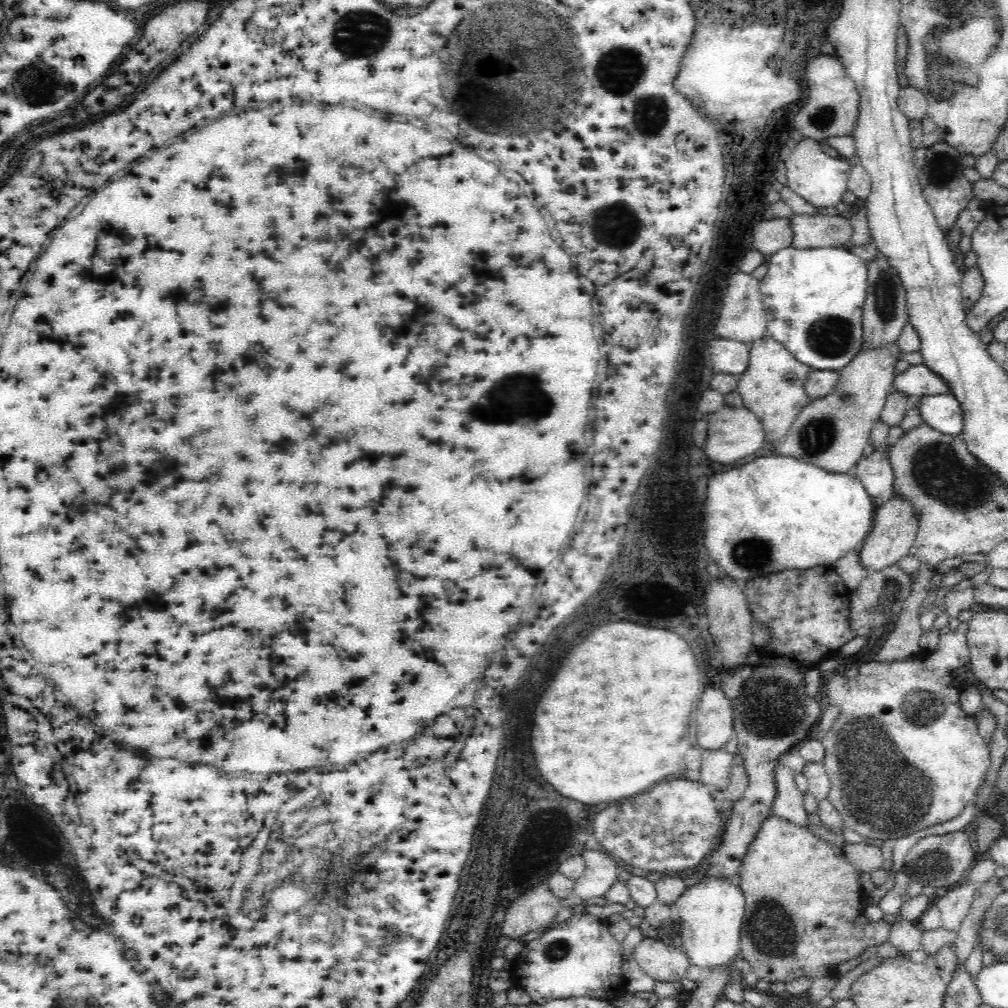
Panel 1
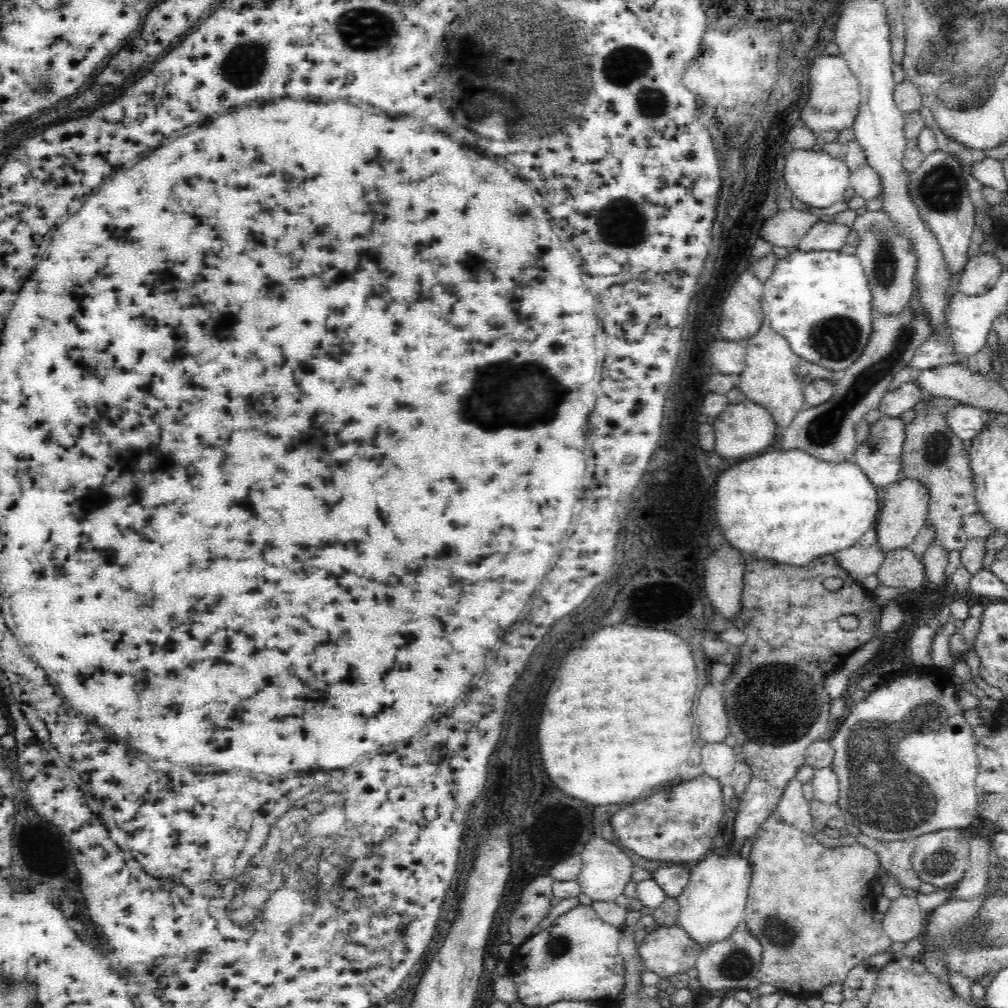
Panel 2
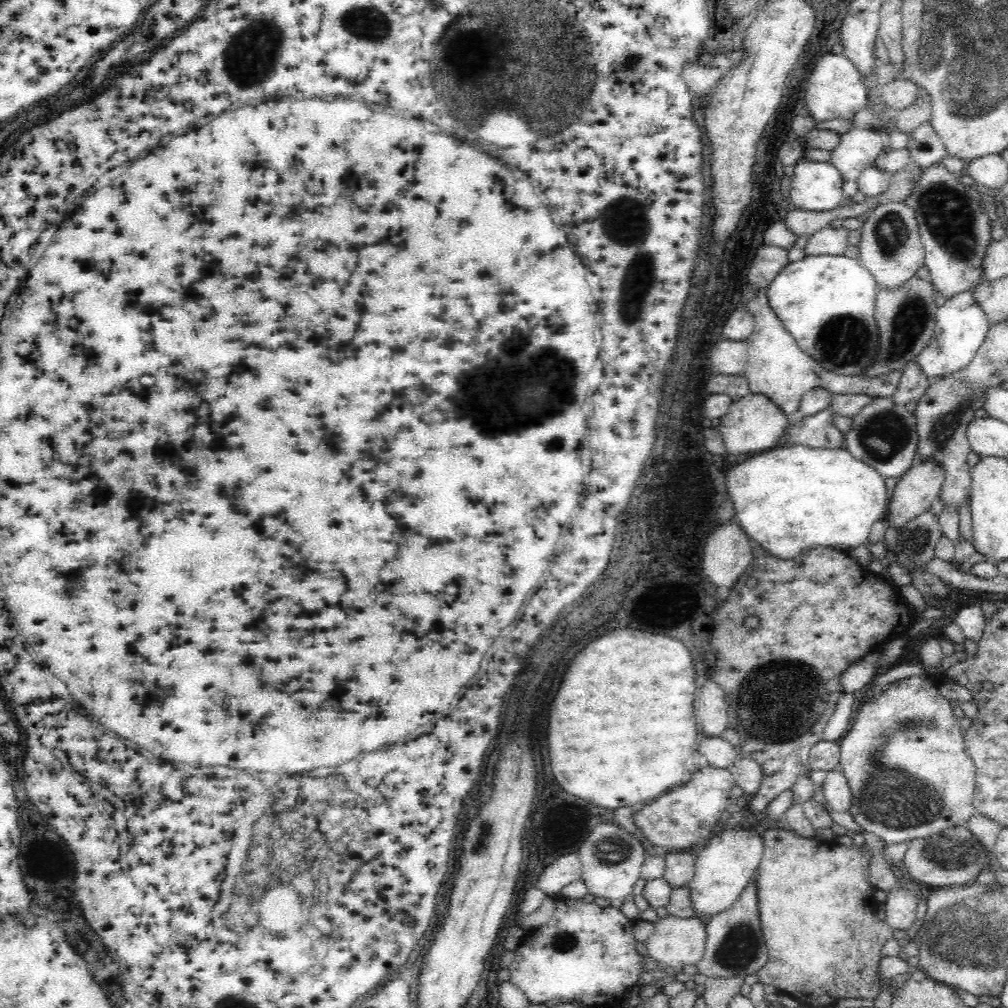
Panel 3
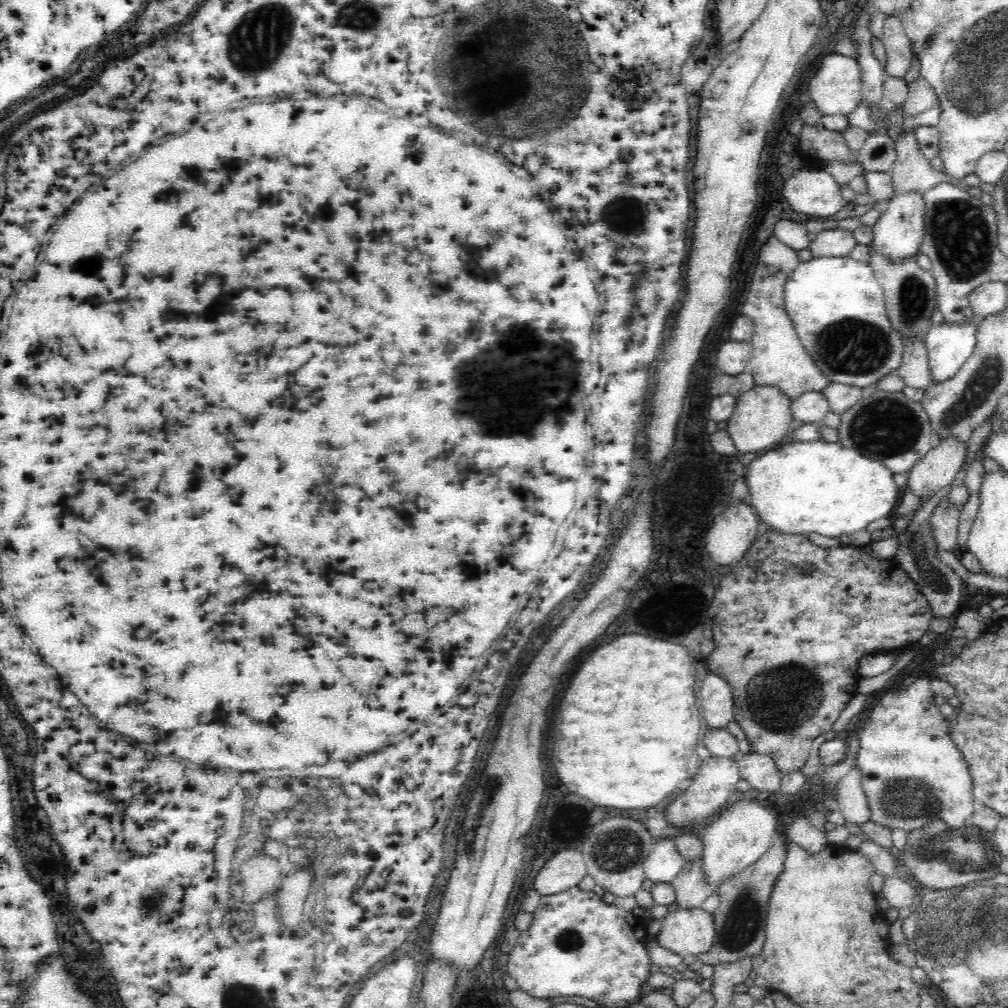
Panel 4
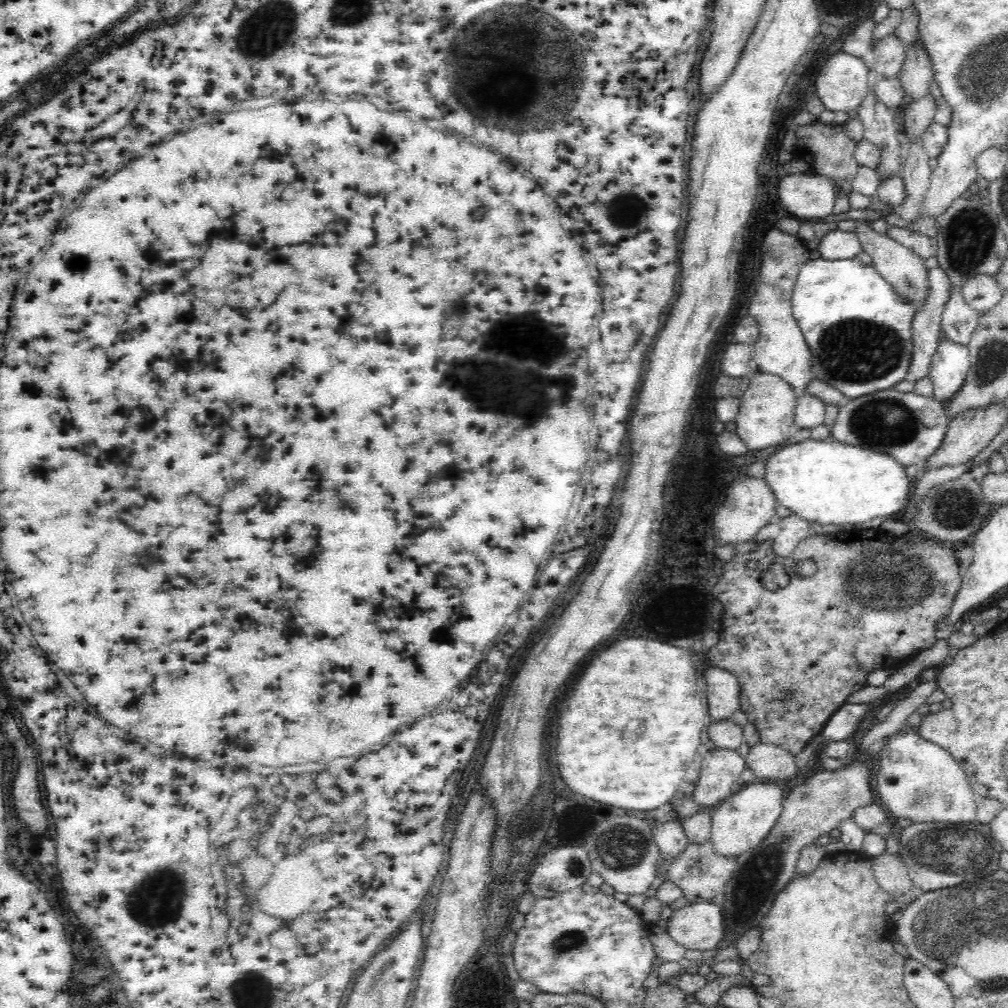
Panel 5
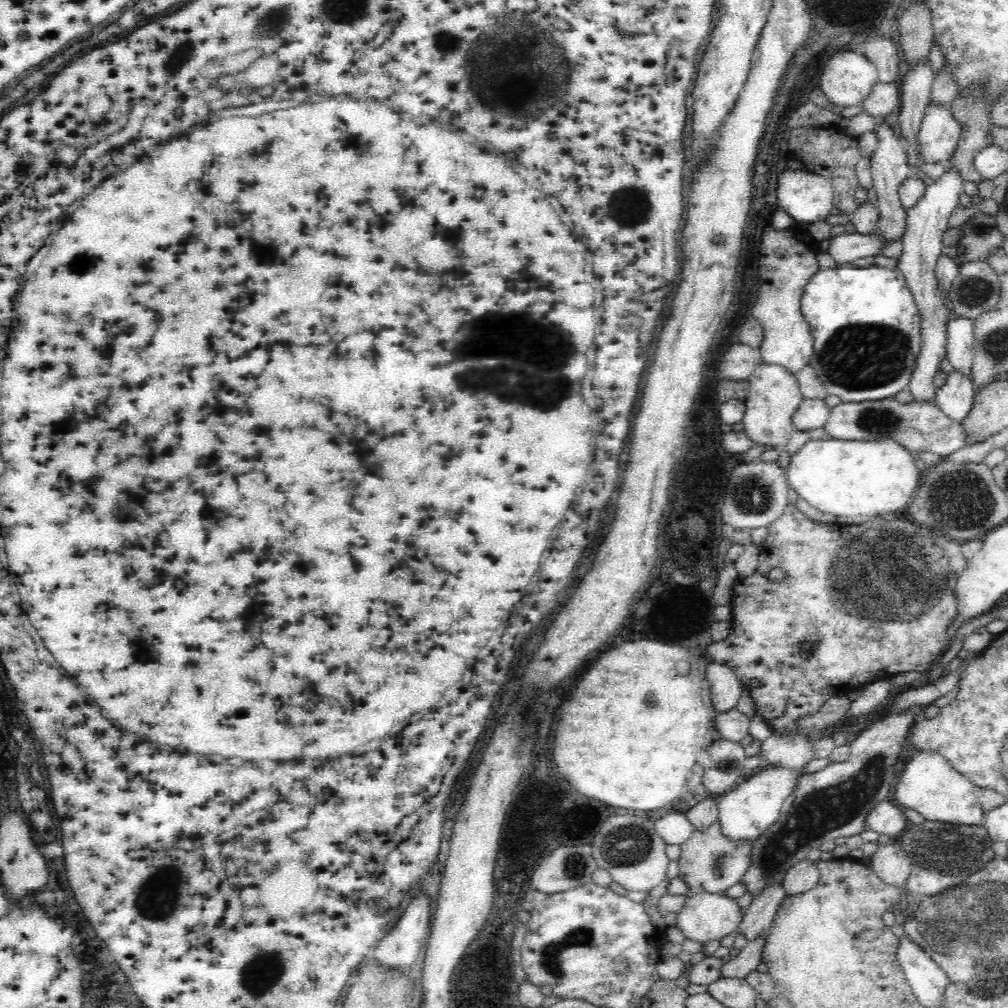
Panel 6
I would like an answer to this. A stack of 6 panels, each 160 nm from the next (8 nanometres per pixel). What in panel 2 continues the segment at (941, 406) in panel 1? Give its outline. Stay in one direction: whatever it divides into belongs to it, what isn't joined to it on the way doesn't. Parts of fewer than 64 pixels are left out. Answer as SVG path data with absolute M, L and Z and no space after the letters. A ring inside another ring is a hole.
M962 402L943 410L948 427L962 440L971 440L993 420L988 411Z

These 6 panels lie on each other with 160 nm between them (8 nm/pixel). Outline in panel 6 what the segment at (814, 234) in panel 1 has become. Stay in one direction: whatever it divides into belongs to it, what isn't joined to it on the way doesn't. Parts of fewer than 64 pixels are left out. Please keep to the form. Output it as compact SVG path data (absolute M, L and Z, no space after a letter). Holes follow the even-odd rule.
M839 234L829 239L828 254L835 260L836 264L852 263L857 258L875 256L880 254L887 240L881 234Z

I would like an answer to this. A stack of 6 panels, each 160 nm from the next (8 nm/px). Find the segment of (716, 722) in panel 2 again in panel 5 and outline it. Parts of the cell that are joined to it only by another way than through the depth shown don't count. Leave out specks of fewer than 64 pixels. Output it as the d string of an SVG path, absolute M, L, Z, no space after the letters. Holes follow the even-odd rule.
M720 668L706 670L706 680L710 720L718 722L730 718L740 706L738 680L733 674Z

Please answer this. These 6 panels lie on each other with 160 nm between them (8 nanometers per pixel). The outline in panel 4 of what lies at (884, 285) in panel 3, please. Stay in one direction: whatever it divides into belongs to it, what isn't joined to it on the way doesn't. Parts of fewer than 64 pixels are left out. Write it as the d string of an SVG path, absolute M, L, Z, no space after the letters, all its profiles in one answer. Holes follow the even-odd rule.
M900 194L894 196L888 202L888 208L882 212L880 218L871 226L872 240L870 240L871 252L886 257L890 263L912 258L919 253L923 239L923 217L925 214L923 194Z

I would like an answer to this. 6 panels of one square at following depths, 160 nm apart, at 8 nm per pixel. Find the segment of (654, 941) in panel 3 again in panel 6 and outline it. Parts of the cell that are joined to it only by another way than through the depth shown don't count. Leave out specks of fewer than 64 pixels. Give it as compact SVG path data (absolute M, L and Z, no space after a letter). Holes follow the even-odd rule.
M694 894L677 912L675 926L685 939L700 942L720 940L737 930L743 916L734 899L724 894Z

